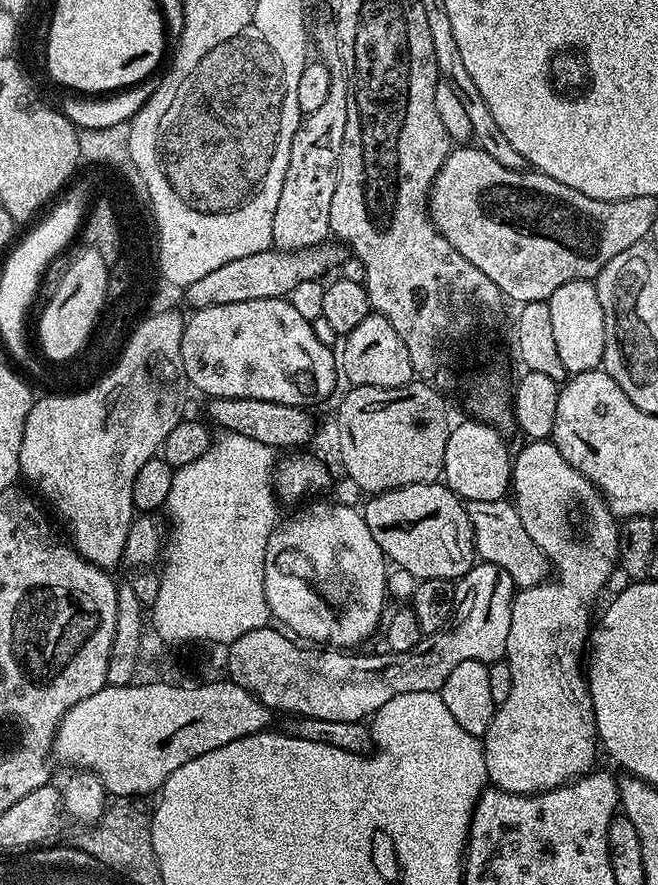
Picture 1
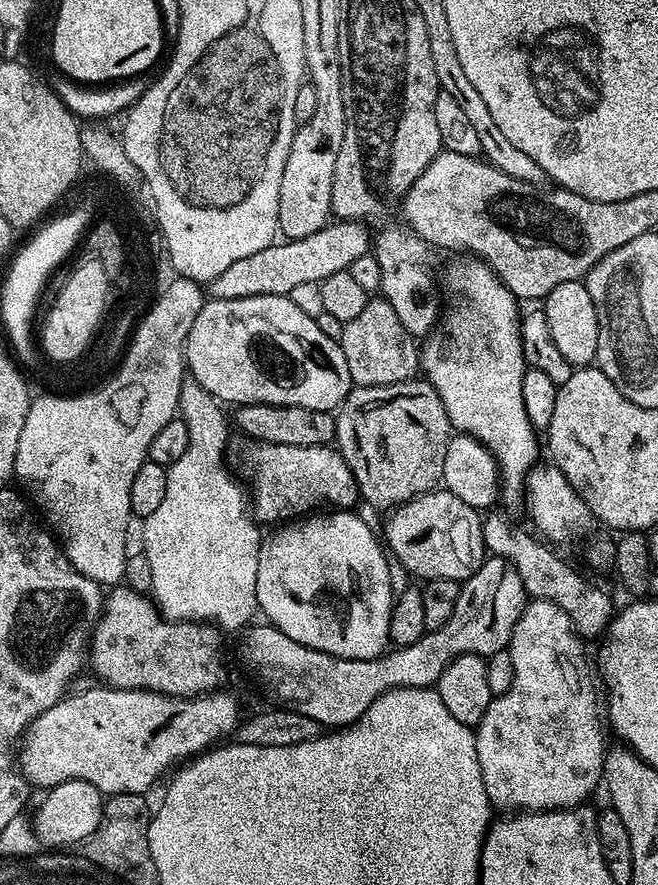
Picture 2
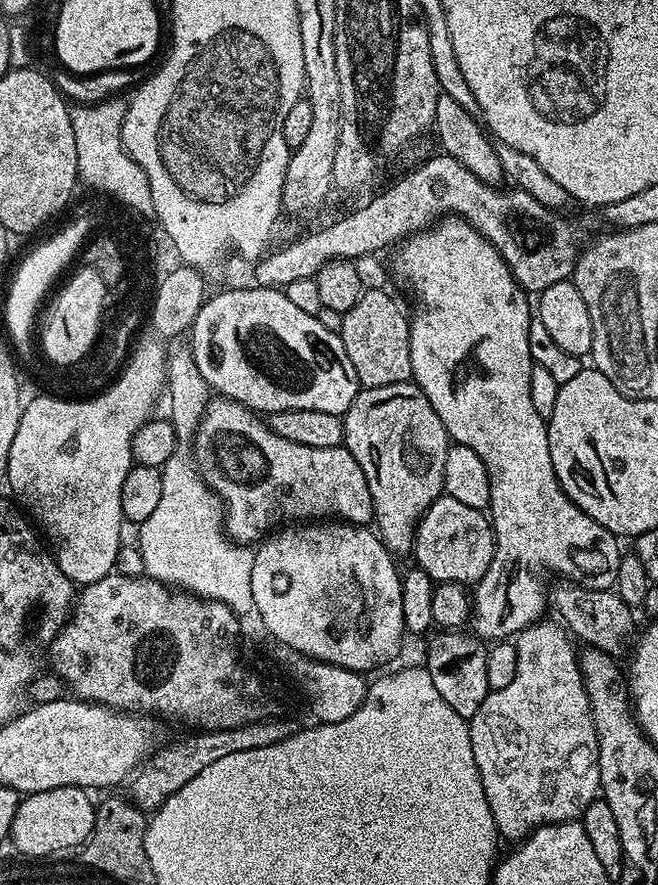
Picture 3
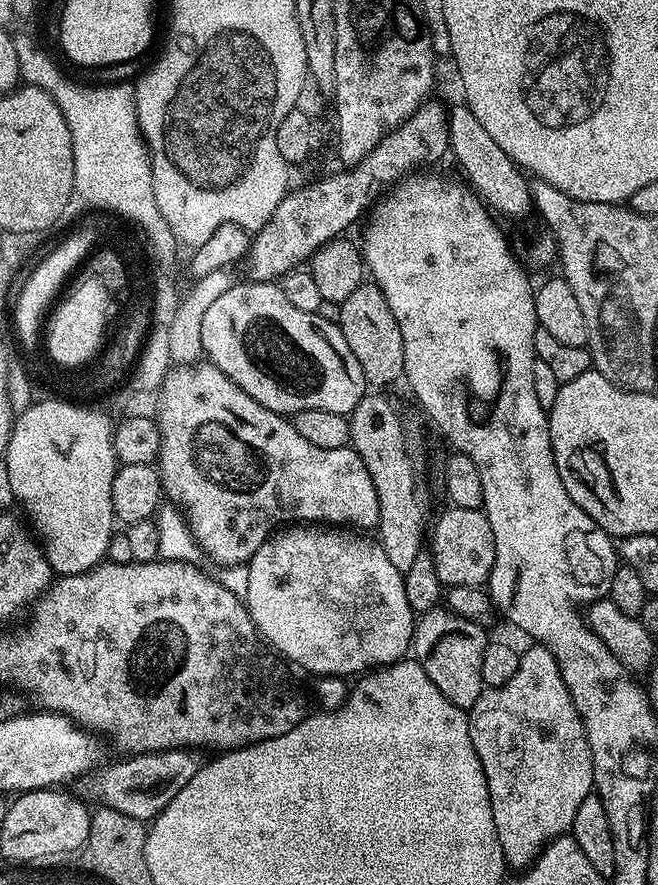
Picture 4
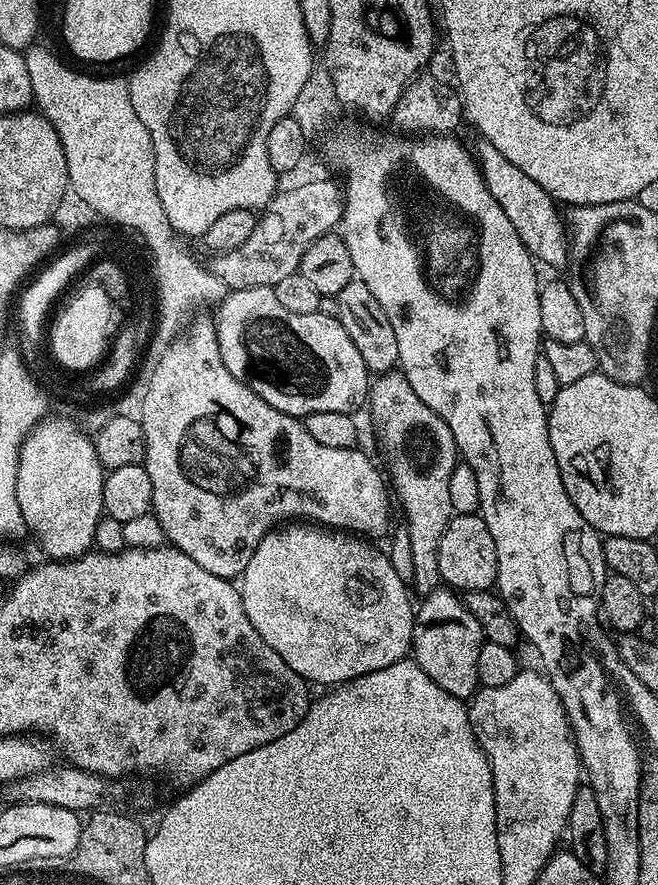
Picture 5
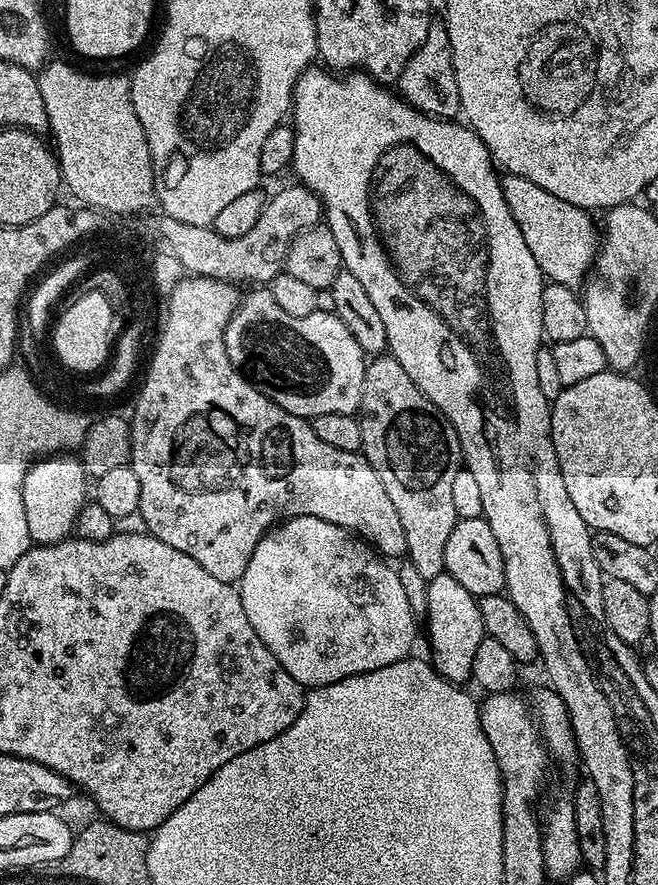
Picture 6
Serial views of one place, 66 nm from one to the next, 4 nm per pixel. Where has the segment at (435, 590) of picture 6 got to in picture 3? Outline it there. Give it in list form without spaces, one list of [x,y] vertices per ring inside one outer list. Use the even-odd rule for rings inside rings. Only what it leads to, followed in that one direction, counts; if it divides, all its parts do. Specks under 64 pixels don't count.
[[[440,630],[435,634],[437,636],[428,644],[426,661],[430,678],[434,678],[438,694],[442,694],[442,698],[454,710],[454,714],[470,718],[474,710],[482,706],[490,691],[486,682],[488,648],[479,636],[464,630]]]

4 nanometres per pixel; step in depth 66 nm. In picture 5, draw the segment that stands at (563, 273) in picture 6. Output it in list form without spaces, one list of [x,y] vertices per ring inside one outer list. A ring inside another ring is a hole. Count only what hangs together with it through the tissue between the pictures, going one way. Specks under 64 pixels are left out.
[[[480,138],[477,141],[477,144],[474,144],[474,155],[477,164],[480,165],[482,178],[486,182],[486,190],[490,190],[490,194],[494,194],[494,202],[498,202],[498,206],[502,206],[506,218],[510,218],[511,224],[514,225],[514,230],[518,230],[518,238],[522,238],[522,242],[528,247],[528,253],[541,265],[567,265],[566,225],[557,201],[552,199],[549,192],[542,190],[542,186],[538,186],[538,182],[534,182],[534,178],[522,174],[522,170],[518,170],[518,166],[514,166],[514,162],[510,162],[502,154],[498,154],[498,150],[494,150],[494,146],[490,146],[488,140]]]

